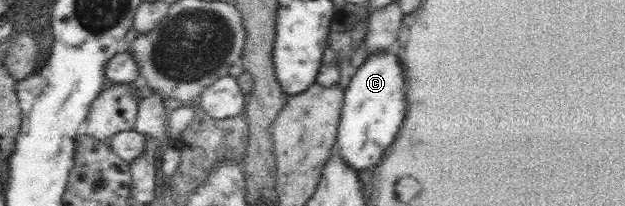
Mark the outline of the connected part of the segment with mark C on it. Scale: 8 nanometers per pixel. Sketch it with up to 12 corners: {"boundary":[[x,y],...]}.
{"boundary":[[369,54],[344,91],[336,143],[378,167],[405,119],[405,72]]}

